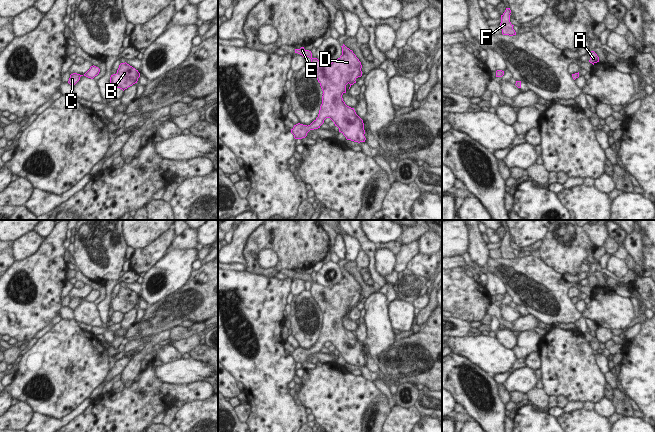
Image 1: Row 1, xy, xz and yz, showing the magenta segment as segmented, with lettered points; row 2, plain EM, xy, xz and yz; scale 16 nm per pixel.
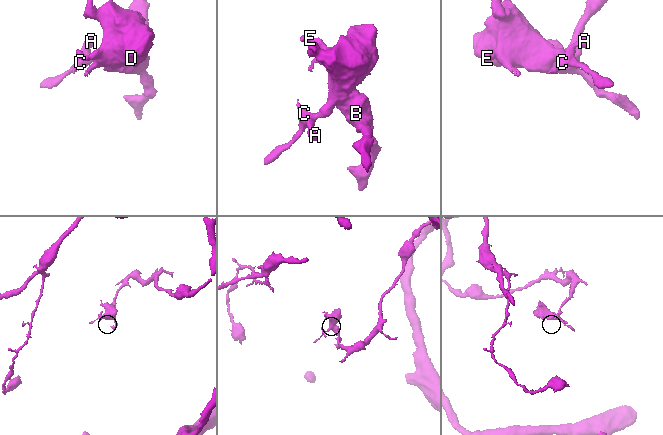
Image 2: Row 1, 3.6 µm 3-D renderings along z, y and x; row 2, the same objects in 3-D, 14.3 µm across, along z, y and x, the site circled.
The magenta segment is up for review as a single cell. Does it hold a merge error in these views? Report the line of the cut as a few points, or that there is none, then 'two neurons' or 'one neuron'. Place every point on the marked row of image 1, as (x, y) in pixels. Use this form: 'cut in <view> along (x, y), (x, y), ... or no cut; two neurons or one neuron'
no cut; one neuron

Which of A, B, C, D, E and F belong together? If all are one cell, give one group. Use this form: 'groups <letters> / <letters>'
groups A B C D E F

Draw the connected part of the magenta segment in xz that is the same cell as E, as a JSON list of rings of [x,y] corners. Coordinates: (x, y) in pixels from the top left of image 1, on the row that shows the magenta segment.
[[[344,44],[341,47],[342,55],[332,63],[313,58],[311,51],[305,50],[304,47],[295,49],[295,53],[311,59],[311,72],[323,91],[318,117],[308,126],[300,123],[294,125],[291,133],[295,139],[305,138],[310,130],[320,128],[324,120],[330,118],[347,140],[365,142],[363,120],[342,98],[346,93],[346,85],[349,83],[351,87],[356,83],[355,80],[362,76],[362,65],[352,50]]]

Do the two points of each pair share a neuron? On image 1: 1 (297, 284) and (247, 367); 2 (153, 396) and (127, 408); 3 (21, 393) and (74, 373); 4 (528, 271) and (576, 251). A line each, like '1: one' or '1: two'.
1: two
2: one
3: one
4: two

